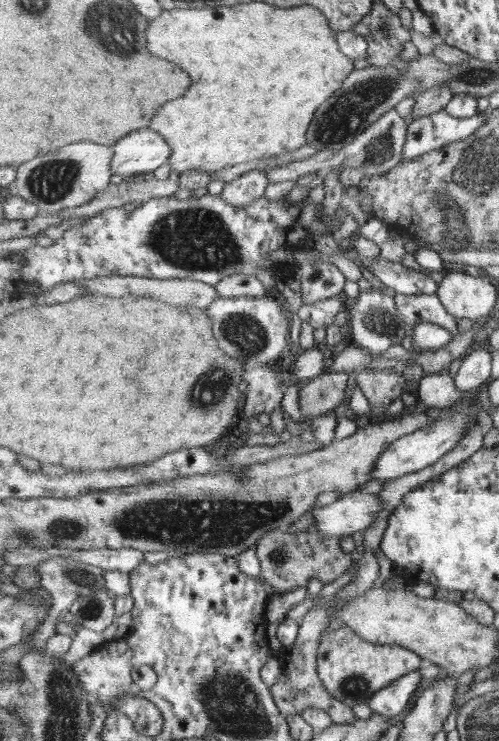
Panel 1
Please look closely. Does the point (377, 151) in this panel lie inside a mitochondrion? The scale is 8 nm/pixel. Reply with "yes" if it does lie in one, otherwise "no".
yes

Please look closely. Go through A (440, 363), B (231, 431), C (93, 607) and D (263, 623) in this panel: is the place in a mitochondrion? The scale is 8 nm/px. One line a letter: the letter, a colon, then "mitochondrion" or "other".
A: other
B: other
C: mitochondrion
D: other

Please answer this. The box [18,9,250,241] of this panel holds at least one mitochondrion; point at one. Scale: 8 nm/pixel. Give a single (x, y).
(50, 182)

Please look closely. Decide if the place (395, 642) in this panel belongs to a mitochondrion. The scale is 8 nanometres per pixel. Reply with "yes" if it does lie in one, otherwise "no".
no

